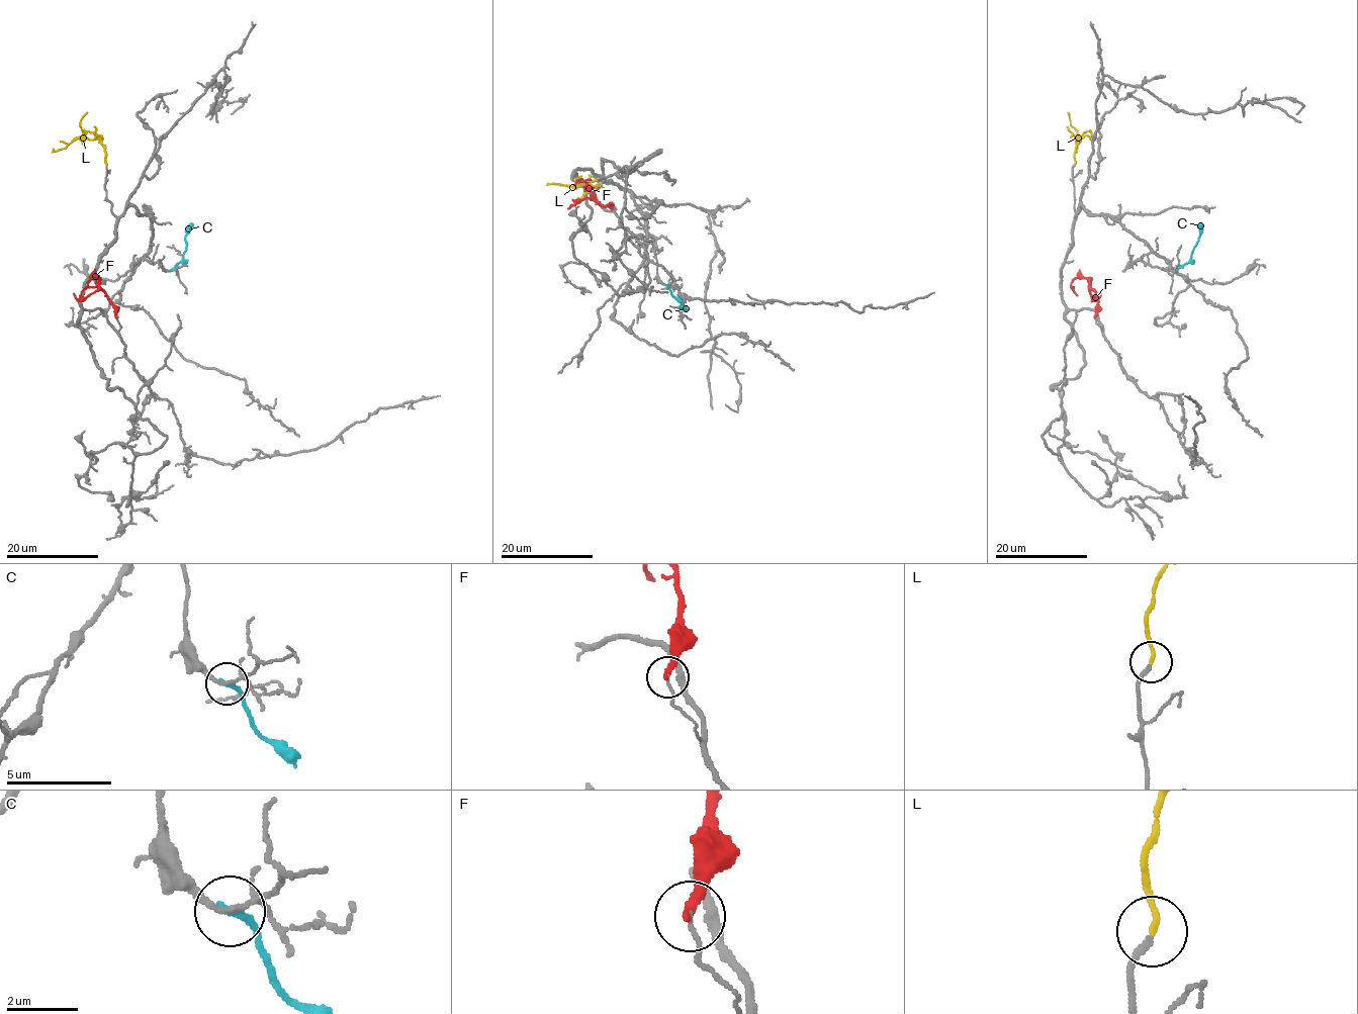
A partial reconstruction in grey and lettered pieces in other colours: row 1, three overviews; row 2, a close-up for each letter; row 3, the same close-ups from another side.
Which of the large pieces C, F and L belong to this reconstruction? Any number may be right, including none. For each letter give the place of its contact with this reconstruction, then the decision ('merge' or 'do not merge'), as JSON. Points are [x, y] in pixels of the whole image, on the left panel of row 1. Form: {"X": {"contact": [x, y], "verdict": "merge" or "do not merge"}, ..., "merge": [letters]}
{"C": {"contact": [171, 269], "verdict": "do not merge"}, "F": {"contact": [116, 317], "verdict": "do not merge"}, "L": {"contact": [106, 164], "verdict": "merge"}, "merge": ["L"]}

